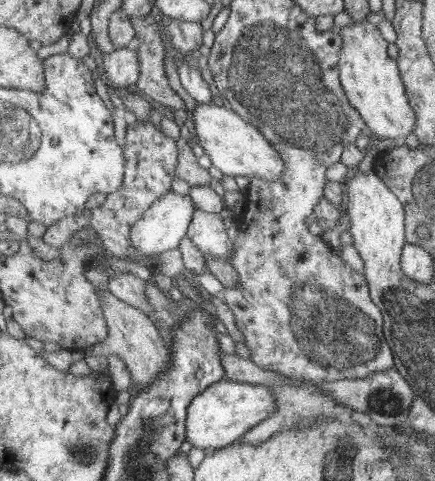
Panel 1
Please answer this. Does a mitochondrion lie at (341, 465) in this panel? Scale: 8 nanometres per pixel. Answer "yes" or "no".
yes

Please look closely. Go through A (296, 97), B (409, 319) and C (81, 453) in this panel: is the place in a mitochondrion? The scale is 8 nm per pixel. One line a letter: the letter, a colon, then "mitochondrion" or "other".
A: mitochondrion
B: mitochondrion
C: mitochondrion

